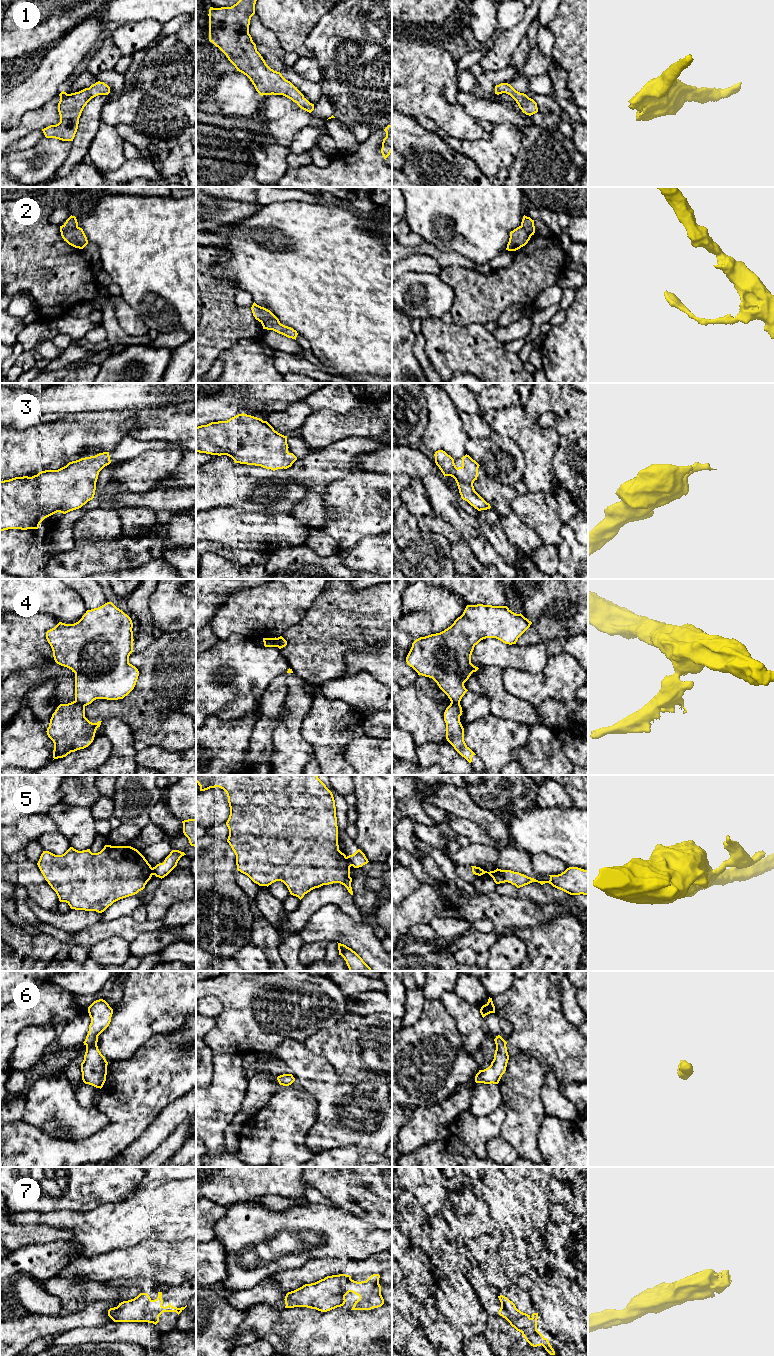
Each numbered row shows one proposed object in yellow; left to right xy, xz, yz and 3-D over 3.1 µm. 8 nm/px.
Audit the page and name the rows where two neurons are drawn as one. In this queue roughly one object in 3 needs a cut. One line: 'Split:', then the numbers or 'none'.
Split: 4, 5

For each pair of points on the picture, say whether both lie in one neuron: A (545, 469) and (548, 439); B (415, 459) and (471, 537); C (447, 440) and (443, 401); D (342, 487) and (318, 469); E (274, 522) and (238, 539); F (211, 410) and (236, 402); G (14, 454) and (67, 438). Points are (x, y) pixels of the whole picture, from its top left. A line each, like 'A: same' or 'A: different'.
A: same
B: same
C: same
D: different
E: same
F: same
G: same

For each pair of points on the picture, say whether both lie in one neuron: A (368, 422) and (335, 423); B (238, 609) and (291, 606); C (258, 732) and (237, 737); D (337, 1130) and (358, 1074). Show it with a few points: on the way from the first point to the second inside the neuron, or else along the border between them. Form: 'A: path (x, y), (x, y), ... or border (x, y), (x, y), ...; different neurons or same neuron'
A: path (360, 422), (343, 423); same neuron
B: path (251, 609), (270, 609), (278, 606); same neuron
C: border (259, 716), (252, 731), (249, 747), (244, 756); different neurons
D: border (334, 1067), (340, 1077), (350, 1084); different neurons

